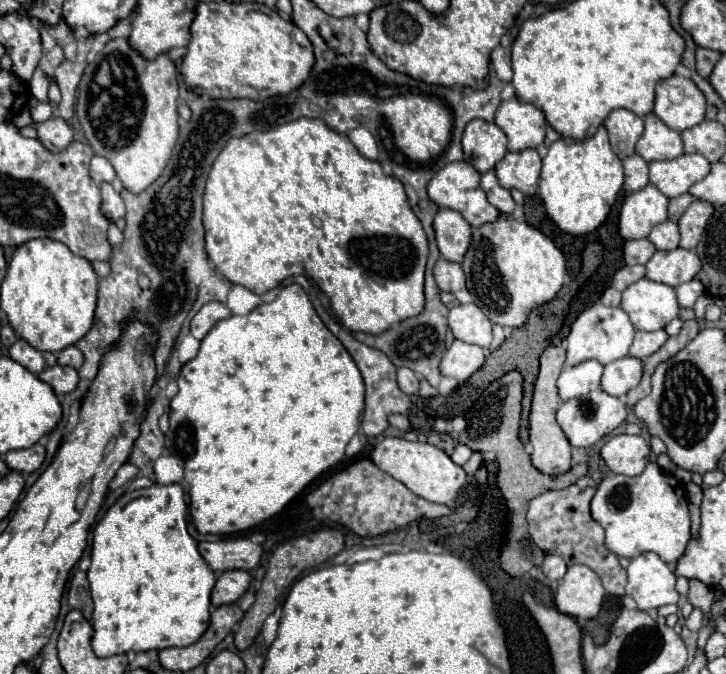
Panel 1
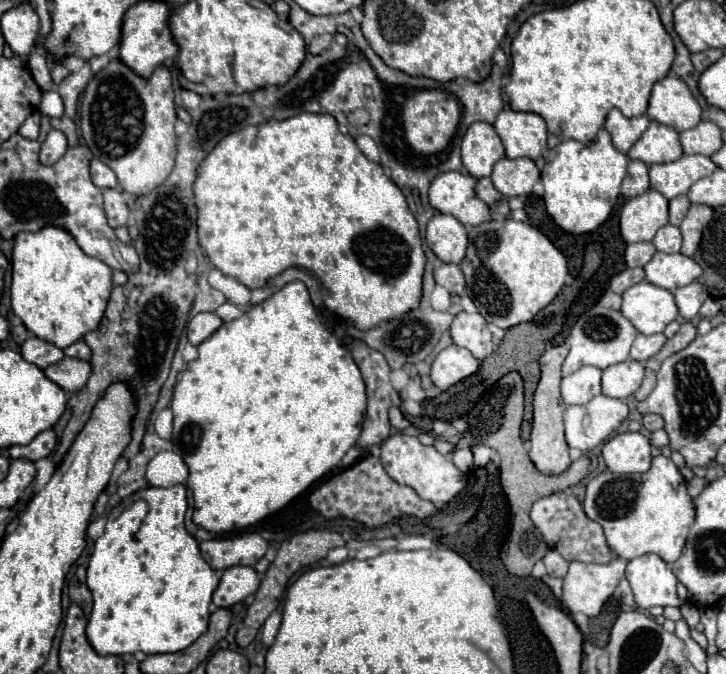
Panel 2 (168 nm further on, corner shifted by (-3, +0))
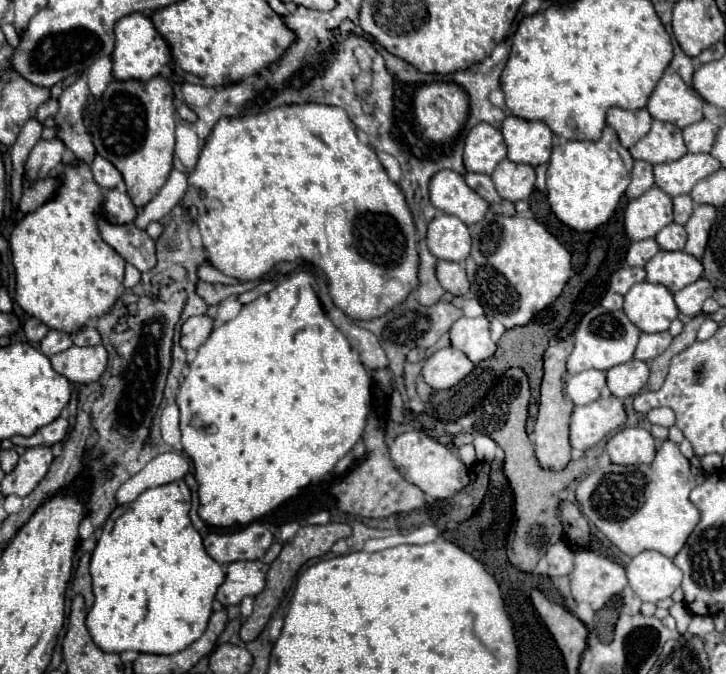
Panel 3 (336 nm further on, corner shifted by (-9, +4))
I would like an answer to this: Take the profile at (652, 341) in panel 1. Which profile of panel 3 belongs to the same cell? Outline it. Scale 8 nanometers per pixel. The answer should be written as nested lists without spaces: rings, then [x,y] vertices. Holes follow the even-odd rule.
[[[658,332],[658,334],[640,334],[640,342],[636,346],[634,358],[636,360],[652,360],[660,356],[672,342],[672,336],[668,332]]]

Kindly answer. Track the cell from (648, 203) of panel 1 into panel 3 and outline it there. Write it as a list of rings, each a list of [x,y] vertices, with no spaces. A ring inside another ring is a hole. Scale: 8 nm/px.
[[[656,186],[626,206],[624,228],[630,240],[654,238],[668,224],[672,224],[672,198]]]

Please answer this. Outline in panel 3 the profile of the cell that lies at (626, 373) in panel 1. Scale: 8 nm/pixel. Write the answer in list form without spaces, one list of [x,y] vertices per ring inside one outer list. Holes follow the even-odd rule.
[[[632,356],[630,362],[610,368],[606,374],[606,382],[616,398],[626,398],[636,396],[646,386],[648,374],[648,364],[635,360]]]

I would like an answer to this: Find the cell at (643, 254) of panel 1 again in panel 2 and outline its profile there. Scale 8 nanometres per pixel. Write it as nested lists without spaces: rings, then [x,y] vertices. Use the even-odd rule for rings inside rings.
[[[636,242],[636,244],[628,244],[624,258],[626,258],[626,266],[628,268],[636,268],[636,266],[644,266],[652,256],[654,256],[656,248],[652,242]]]

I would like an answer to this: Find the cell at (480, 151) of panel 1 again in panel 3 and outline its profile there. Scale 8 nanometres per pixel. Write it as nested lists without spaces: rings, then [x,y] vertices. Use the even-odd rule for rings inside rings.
[[[480,122],[468,132],[464,146],[464,166],[468,172],[492,174],[496,164],[504,158],[506,144],[500,130],[486,122]]]

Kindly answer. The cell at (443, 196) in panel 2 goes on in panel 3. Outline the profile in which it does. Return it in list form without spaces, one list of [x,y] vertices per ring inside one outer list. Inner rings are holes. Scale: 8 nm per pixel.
[[[440,170],[432,176],[432,180],[430,180],[430,200],[432,200],[436,210],[440,210],[444,214],[458,216],[466,226],[472,226],[472,224],[480,222],[488,212],[488,202],[480,200],[480,196],[476,196],[476,192],[472,192],[464,184],[464,178],[456,172],[452,172],[452,170]]]

